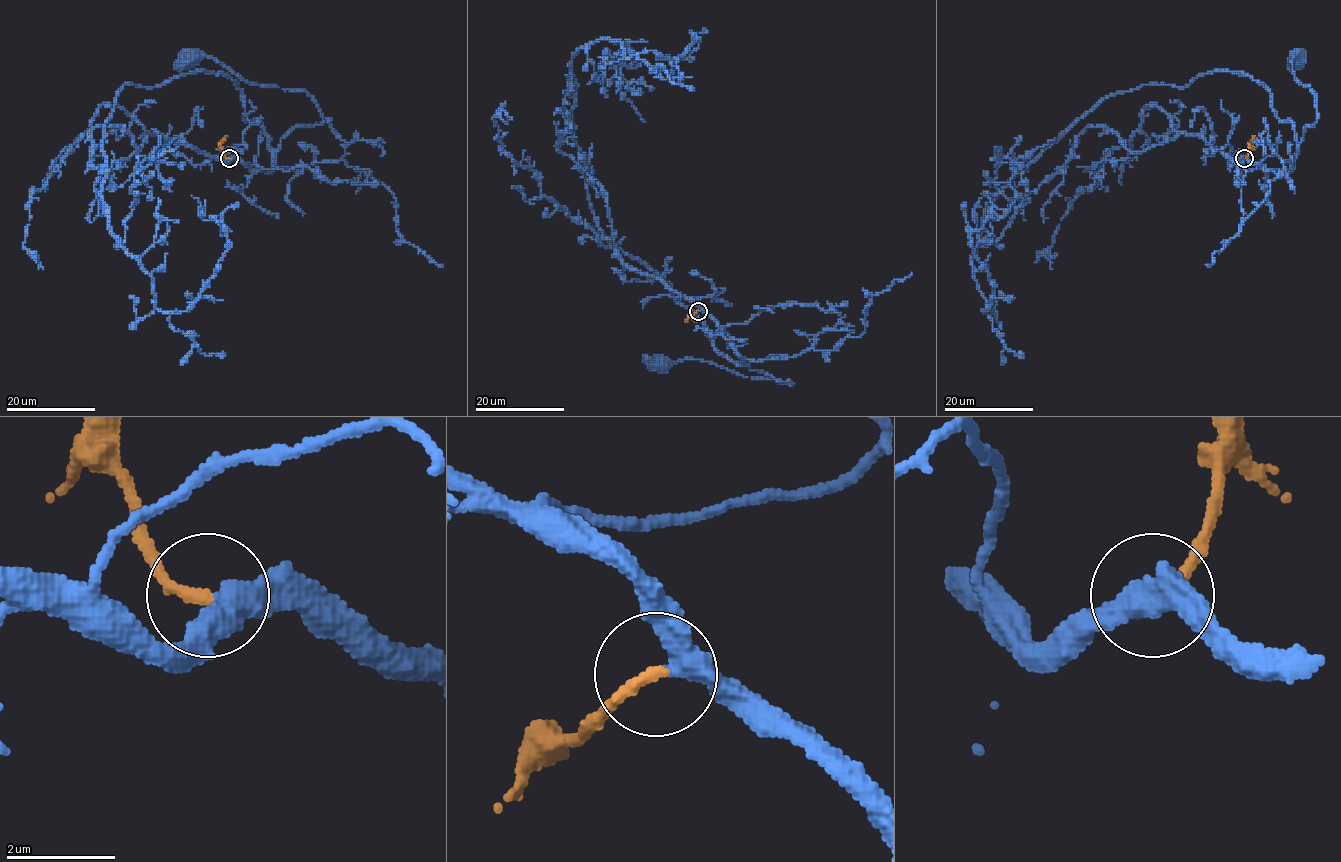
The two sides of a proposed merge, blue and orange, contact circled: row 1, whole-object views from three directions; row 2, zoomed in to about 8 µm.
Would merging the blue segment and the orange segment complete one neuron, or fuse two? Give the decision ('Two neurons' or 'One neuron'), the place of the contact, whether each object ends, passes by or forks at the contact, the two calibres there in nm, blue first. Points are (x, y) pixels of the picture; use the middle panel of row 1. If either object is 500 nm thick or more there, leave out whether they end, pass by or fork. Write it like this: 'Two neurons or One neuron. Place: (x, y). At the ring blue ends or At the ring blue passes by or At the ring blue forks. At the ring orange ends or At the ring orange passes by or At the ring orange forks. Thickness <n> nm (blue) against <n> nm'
One neuron. Place: (698, 311). At the ring blue passes by. At the ring orange ends. Thickness 380 nm (blue) against 220 nm

